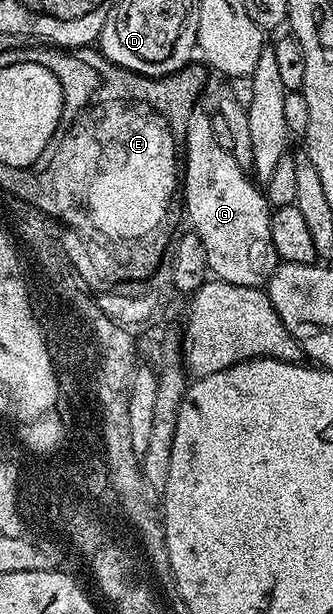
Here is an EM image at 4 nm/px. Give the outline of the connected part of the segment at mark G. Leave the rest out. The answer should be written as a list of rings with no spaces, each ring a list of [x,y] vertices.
[[[197,109],[190,115],[189,127],[182,138],[182,155],[183,158],[184,155],[188,158],[182,163],[182,207],[187,221],[189,219],[192,222],[191,230],[206,245],[209,272],[223,283],[263,288],[278,266],[274,241],[270,237],[270,204],[261,188],[250,178],[249,172],[232,156],[232,152],[218,145],[218,137],[214,137],[214,125],[209,112]]]

